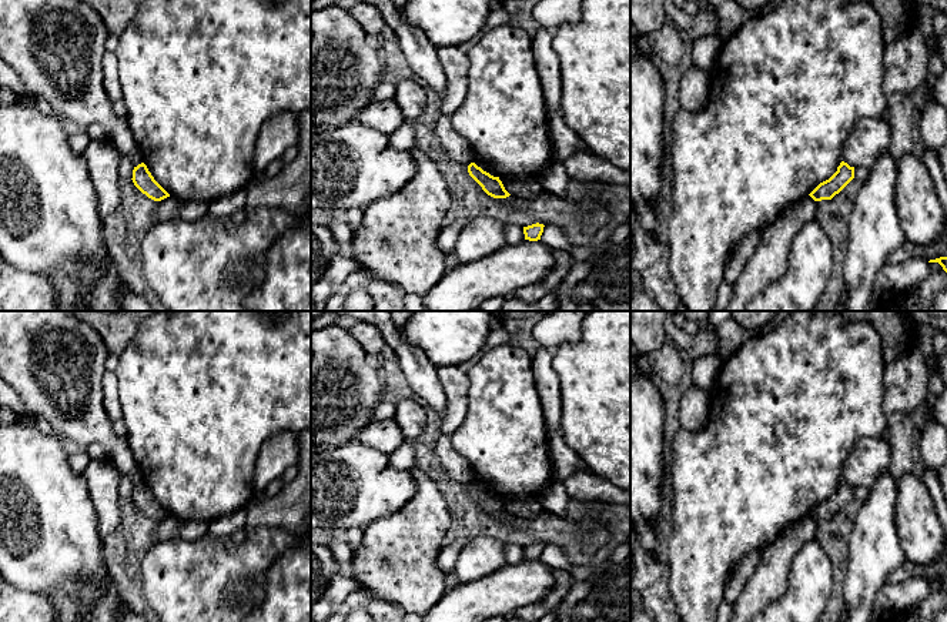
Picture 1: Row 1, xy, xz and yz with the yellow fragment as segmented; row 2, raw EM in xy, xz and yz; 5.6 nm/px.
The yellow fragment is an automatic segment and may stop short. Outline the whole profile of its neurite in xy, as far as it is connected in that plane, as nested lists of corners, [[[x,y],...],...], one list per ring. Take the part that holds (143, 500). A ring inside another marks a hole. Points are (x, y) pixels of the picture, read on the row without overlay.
[[[144,482],[134,486],[131,499],[143,514],[154,521],[170,516],[170,514],[154,499]]]

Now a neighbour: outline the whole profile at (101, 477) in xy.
[[[90,458],[83,478],[96,509],[98,535],[104,539],[118,526],[121,518],[121,502],[118,499],[118,485],[121,474],[108,459]]]

